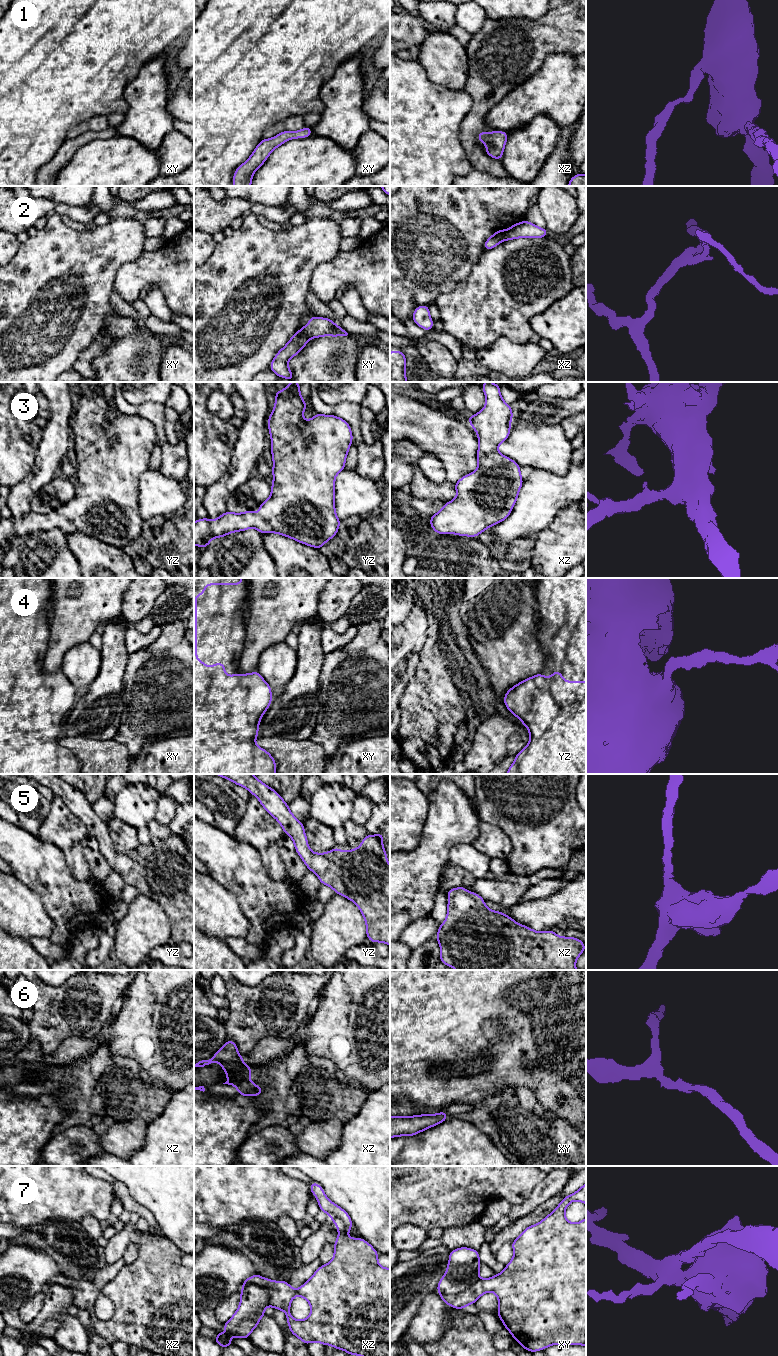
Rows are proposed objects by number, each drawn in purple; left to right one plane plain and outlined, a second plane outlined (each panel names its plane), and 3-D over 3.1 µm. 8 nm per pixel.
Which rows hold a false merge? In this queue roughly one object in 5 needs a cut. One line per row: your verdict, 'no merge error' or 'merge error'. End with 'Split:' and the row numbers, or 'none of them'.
1: no merge error
2: merge error
3: no merge error
4: no merge error
5: no merge error
6: no merge error
7: merge error
Split: 2, 7

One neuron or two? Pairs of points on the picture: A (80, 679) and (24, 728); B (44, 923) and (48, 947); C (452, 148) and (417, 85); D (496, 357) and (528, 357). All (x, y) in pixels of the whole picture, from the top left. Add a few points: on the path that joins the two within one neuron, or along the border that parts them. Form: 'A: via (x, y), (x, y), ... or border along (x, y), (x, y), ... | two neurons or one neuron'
A: border along (67, 680), (76, 688) | two neurons
B: border along (48, 938), (30, 938), (28, 940) | two neurons
C: via (436, 132), (417, 113), (417, 101) | one neuron
D: via (504, 357), (520, 357) | one neuron

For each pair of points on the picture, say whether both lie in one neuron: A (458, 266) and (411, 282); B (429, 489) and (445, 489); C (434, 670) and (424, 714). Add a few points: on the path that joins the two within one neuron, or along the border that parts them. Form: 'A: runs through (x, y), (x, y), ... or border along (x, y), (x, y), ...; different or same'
A: runs through (446, 266), (427, 266), (423, 270); same
B: runs through (433, 489), (441, 489); same
C: runs through (432, 681), (431, 703); same

